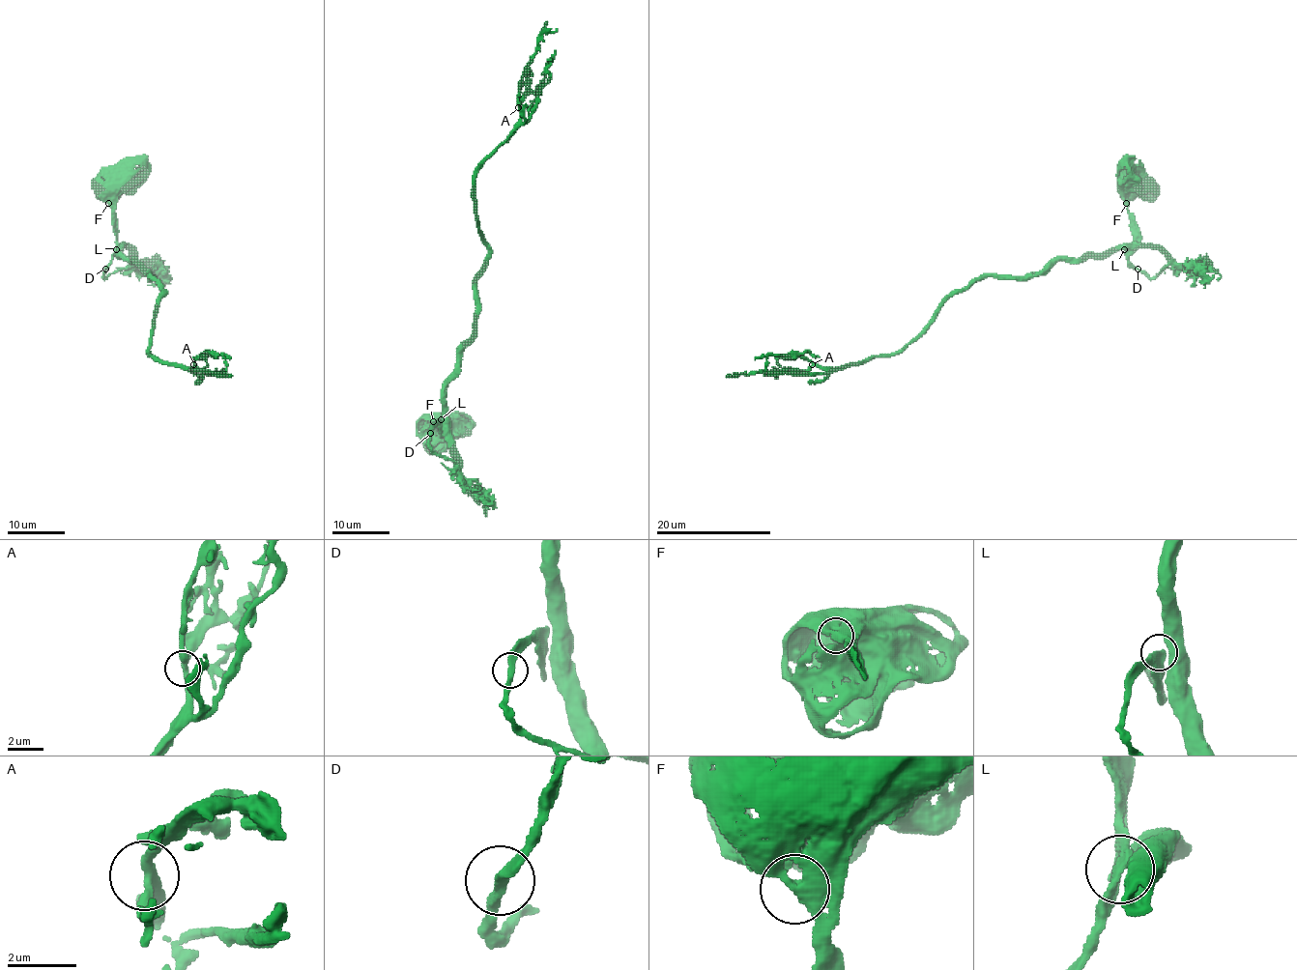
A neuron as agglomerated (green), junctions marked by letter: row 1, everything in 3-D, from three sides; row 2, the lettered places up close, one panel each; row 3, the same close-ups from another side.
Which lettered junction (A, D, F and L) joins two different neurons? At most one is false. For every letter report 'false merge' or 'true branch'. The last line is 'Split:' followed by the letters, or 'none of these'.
A: true branch
D: true branch
F: true branch
L: true branch
Split: none of these

